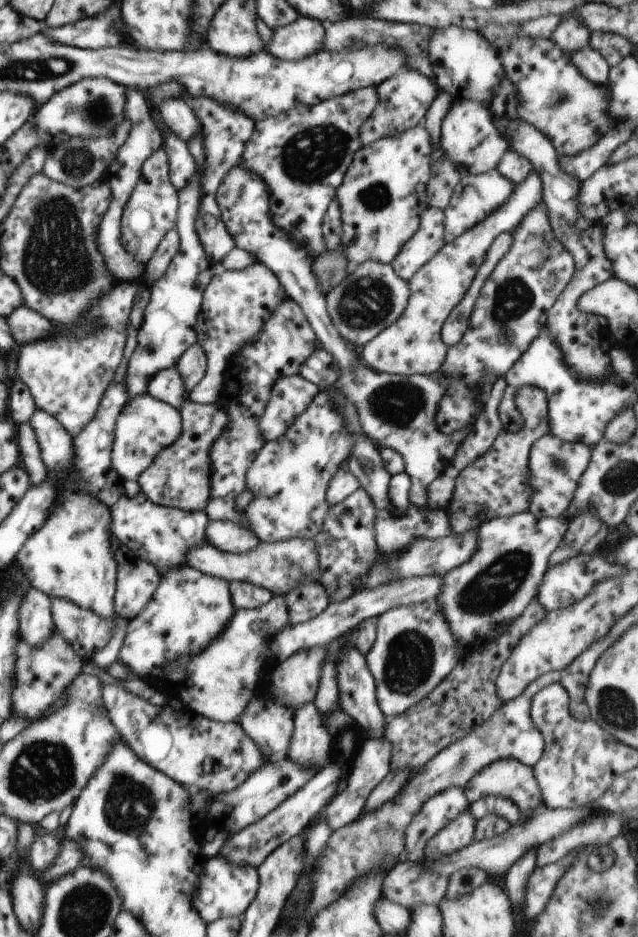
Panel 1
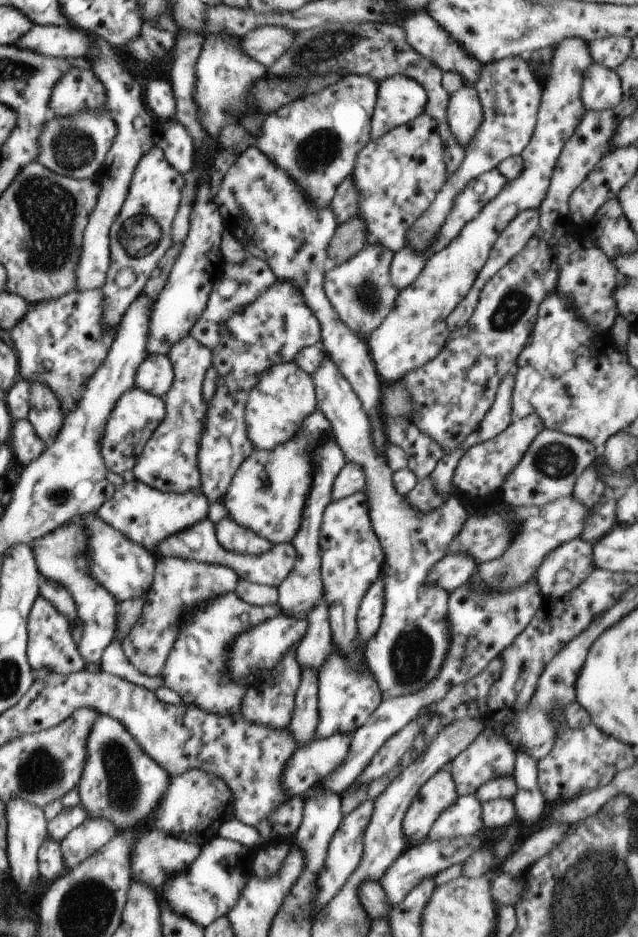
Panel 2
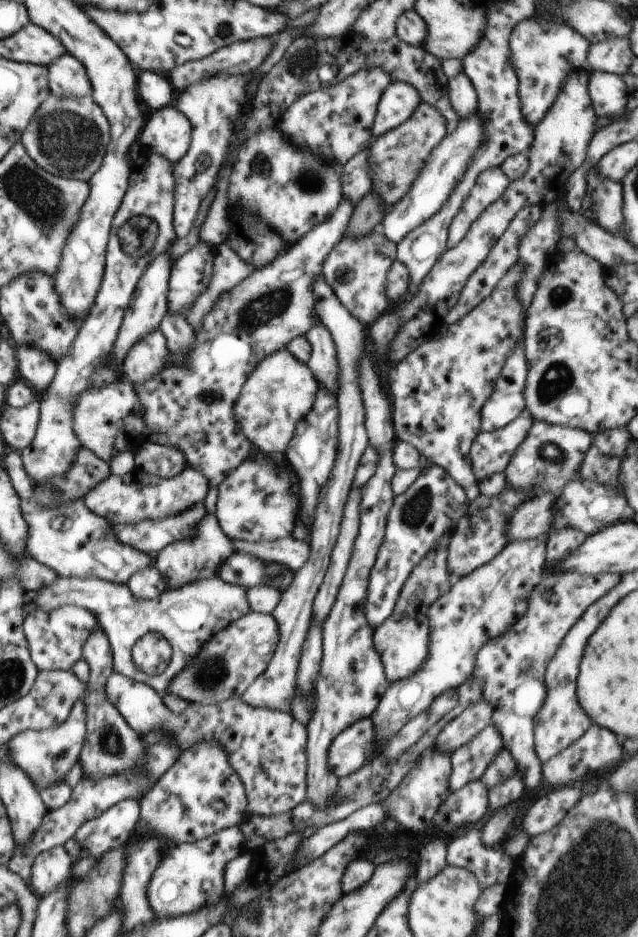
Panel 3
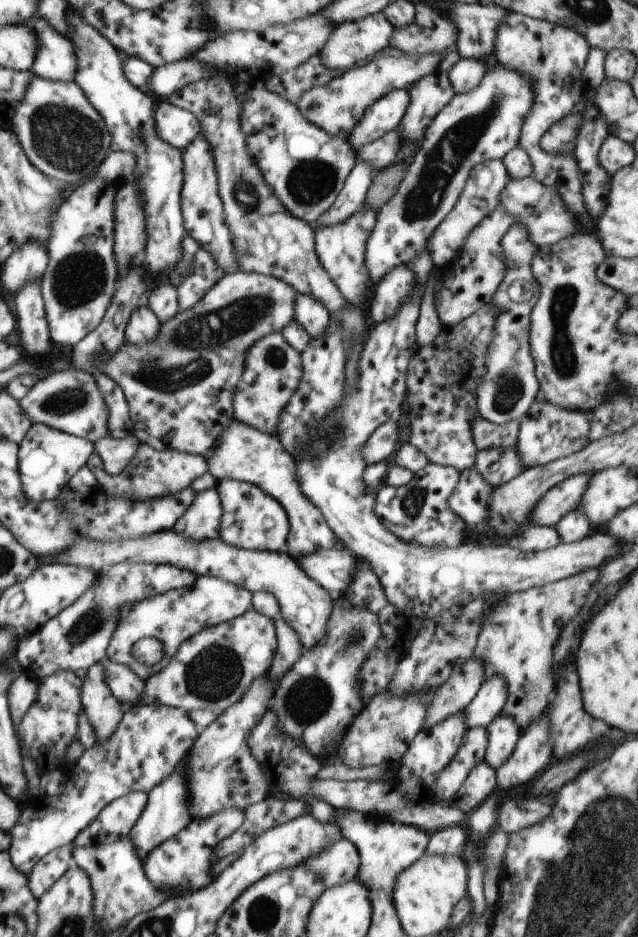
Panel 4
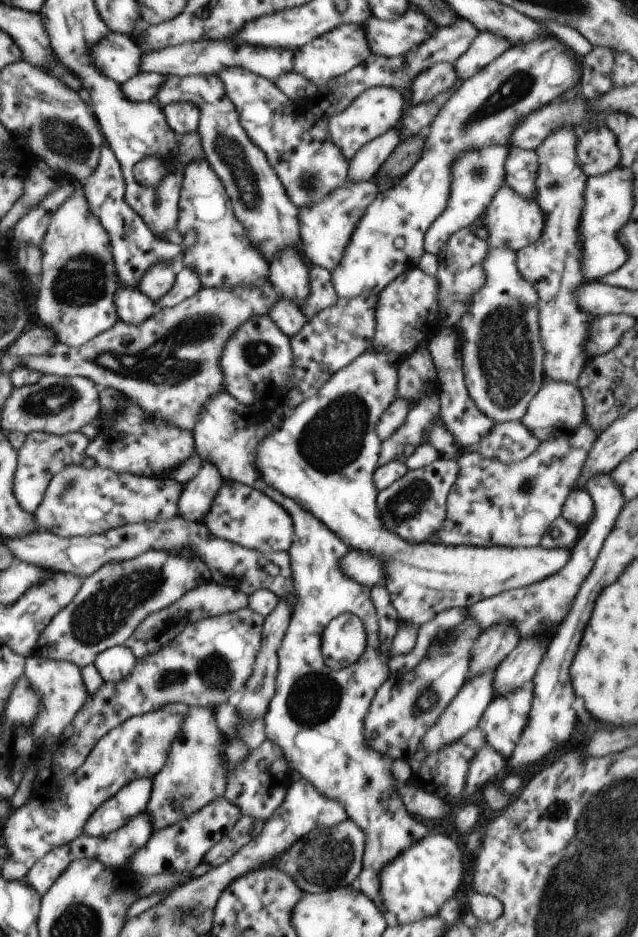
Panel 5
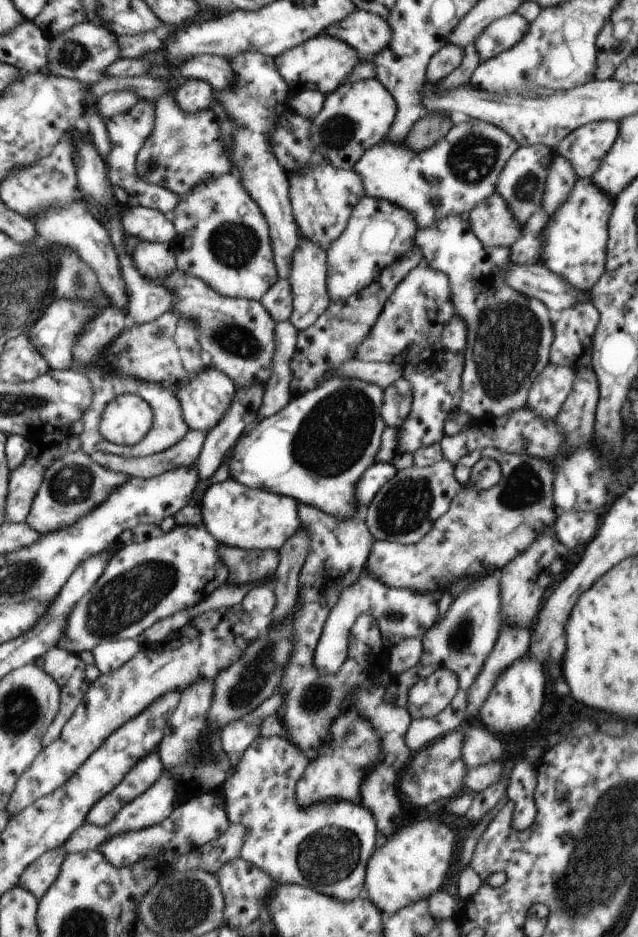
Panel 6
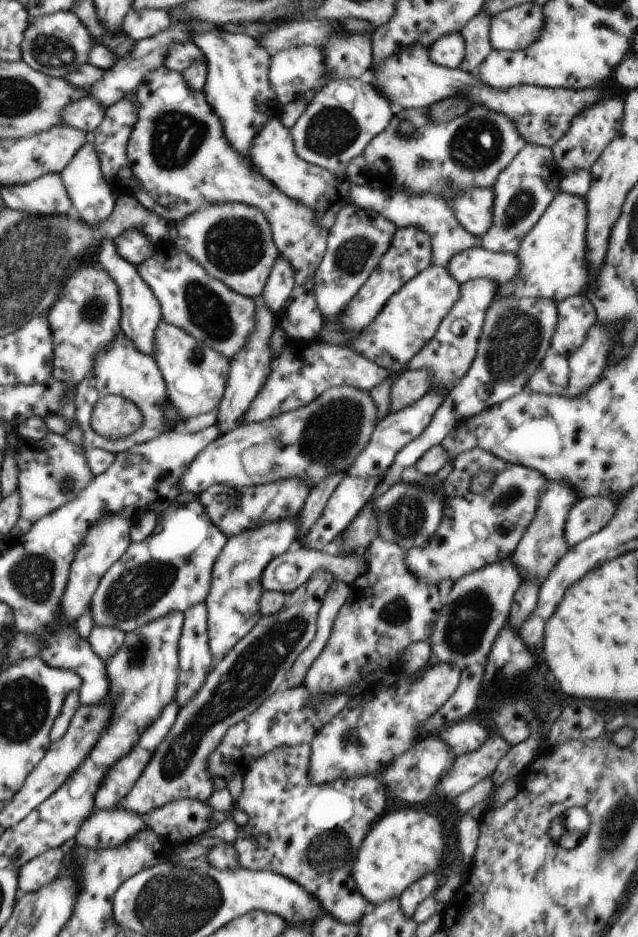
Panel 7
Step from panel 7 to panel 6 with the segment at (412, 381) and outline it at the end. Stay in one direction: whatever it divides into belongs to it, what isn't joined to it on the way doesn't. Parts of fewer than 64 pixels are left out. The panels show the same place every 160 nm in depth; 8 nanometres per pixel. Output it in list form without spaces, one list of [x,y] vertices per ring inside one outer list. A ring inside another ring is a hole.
[[[404,377],[384,389],[381,417],[386,427],[399,428],[411,411],[412,399],[410,383]]]

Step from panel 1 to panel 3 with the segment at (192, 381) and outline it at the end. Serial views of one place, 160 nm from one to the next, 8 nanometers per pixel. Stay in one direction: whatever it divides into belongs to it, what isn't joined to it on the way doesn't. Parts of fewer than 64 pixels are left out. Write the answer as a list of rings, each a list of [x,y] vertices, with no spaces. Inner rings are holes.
[[[168,311],[159,324],[166,339],[167,349],[172,355],[182,355],[195,346],[195,332],[188,324],[187,319]],[[148,439],[138,445],[134,457],[138,469],[163,479],[178,476],[188,466],[179,448],[152,443]]]

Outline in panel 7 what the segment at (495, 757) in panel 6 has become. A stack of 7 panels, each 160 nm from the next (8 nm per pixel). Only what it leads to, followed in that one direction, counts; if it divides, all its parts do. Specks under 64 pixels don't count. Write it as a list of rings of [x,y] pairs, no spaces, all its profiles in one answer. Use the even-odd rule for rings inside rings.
[[[465,719],[448,725],[434,736],[446,741],[456,756],[477,751],[489,738],[488,731],[482,724]]]

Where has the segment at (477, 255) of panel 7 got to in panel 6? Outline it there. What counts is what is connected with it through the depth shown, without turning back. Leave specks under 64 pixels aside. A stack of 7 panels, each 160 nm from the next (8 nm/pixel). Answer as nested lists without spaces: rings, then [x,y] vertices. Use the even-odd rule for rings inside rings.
[[[510,262],[505,271],[505,281],[522,294],[537,298],[550,310],[563,311],[591,302],[590,289],[575,289],[543,264],[522,266]]]

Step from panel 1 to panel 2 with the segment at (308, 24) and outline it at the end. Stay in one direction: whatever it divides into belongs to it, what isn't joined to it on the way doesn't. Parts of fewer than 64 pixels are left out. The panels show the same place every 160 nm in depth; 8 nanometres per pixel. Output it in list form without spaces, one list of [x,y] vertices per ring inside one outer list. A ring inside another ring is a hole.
[[[264,25],[250,31],[242,50],[264,66],[272,66],[294,44],[297,32],[285,26]]]

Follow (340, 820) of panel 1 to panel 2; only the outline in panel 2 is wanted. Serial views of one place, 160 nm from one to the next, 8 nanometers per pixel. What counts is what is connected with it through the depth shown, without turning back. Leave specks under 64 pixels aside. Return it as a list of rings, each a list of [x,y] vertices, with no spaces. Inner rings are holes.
[[[430,716],[421,717],[418,721],[411,720],[402,730],[392,735],[377,752],[376,756],[370,760],[368,766],[358,775],[358,778],[350,786],[354,791],[362,784],[370,784],[376,778],[384,776],[399,760],[404,753],[413,745],[415,736],[420,734],[422,726]]]

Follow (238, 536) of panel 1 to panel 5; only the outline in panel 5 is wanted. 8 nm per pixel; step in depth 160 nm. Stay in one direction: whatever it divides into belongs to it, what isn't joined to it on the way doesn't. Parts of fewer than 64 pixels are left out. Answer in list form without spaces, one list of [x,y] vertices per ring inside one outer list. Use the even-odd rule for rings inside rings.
[[[350,549],[338,563],[339,569],[354,582],[365,587],[382,585],[385,588],[383,562],[374,555]]]

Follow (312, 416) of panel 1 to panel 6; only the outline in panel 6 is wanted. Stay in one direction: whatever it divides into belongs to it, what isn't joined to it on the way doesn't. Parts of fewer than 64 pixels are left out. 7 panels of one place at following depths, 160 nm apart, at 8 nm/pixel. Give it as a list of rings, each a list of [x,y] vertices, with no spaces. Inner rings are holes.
[[[228,477],[223,482],[210,485],[201,498],[200,510],[202,513],[203,526],[219,542],[228,546],[243,549],[276,549],[297,533],[301,524],[297,513],[299,502],[290,497],[279,496],[266,489],[253,489],[240,484],[236,479]]]

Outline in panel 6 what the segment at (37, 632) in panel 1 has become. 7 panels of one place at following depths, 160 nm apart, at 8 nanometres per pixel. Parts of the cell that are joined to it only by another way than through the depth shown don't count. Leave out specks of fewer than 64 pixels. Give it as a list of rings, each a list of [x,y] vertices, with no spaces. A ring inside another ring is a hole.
[[[176,525],[168,534],[126,544],[109,558],[95,585],[74,603],[57,646],[78,655],[105,641],[138,640],[158,620],[206,600],[229,575],[217,555],[219,544],[203,525]]]

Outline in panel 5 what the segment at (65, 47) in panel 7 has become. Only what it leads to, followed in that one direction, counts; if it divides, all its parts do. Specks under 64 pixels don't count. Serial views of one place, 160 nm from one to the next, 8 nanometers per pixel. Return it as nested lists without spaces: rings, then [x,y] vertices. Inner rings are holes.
[[[114,32],[104,37],[104,40],[91,50],[96,66],[108,78],[120,84],[141,72],[140,64],[143,53],[140,47],[136,50],[136,44],[128,35]]]

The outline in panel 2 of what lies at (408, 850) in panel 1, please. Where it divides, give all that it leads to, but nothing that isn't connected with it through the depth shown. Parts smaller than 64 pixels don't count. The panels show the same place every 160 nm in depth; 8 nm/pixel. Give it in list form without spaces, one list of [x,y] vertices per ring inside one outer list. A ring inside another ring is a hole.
[[[448,768],[439,770],[412,799],[403,818],[403,833],[411,846],[423,843],[434,821],[459,797]]]

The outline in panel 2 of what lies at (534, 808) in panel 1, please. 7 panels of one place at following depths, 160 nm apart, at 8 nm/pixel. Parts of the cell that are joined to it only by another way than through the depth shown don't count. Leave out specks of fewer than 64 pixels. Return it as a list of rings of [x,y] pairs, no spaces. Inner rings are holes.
[[[484,730],[474,739],[474,742],[463,750],[451,763],[448,769],[454,779],[457,793],[460,797],[474,795],[486,781],[496,777],[513,777],[516,753],[512,745],[492,730]]]

